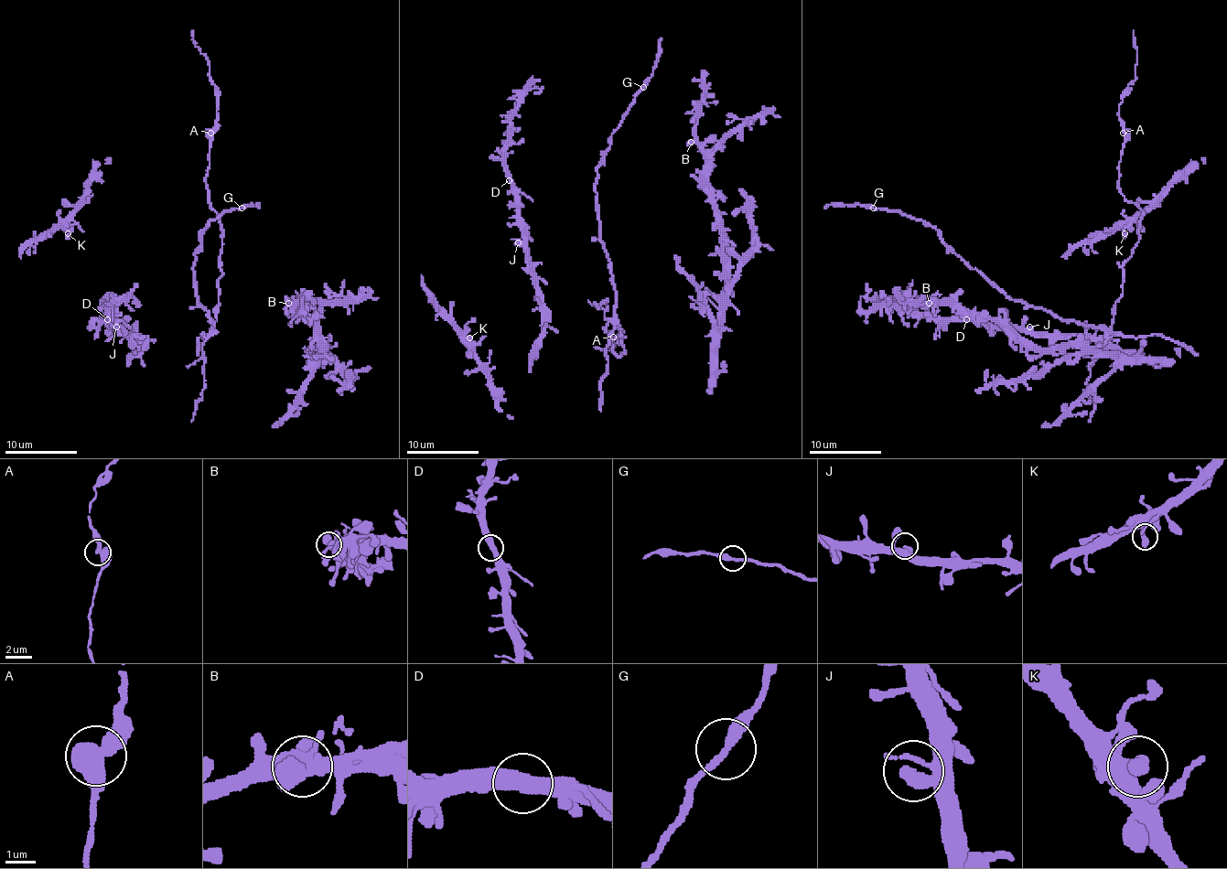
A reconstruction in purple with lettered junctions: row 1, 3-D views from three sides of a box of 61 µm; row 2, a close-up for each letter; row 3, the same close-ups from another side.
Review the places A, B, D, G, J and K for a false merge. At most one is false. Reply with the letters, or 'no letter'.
no letter

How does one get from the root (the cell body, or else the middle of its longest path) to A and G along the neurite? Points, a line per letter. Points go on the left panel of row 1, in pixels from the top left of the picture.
A: (206, 388), (202, 345), (217, 319), (219, 278), (222, 274), (222, 226), (206, 187), (211, 133)
G: (206, 388), (202, 345), (213, 323), (195, 291), (195, 250), (209, 220), (223, 211), (242, 208)

